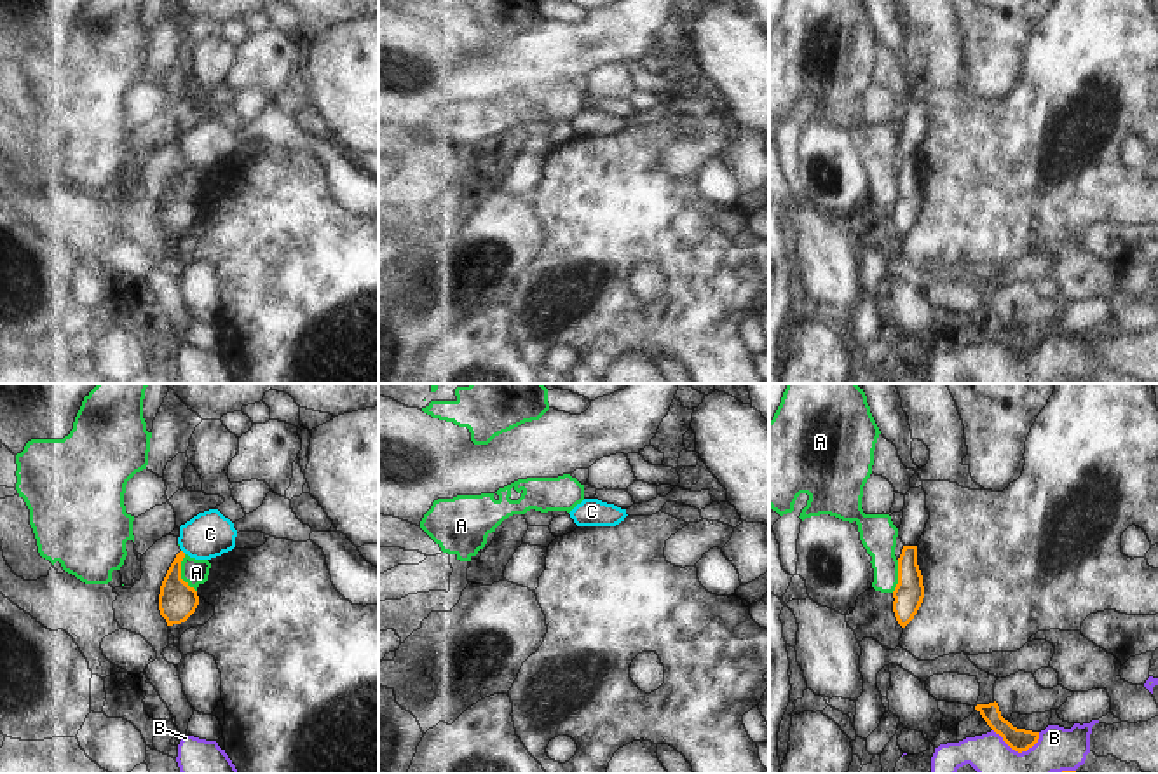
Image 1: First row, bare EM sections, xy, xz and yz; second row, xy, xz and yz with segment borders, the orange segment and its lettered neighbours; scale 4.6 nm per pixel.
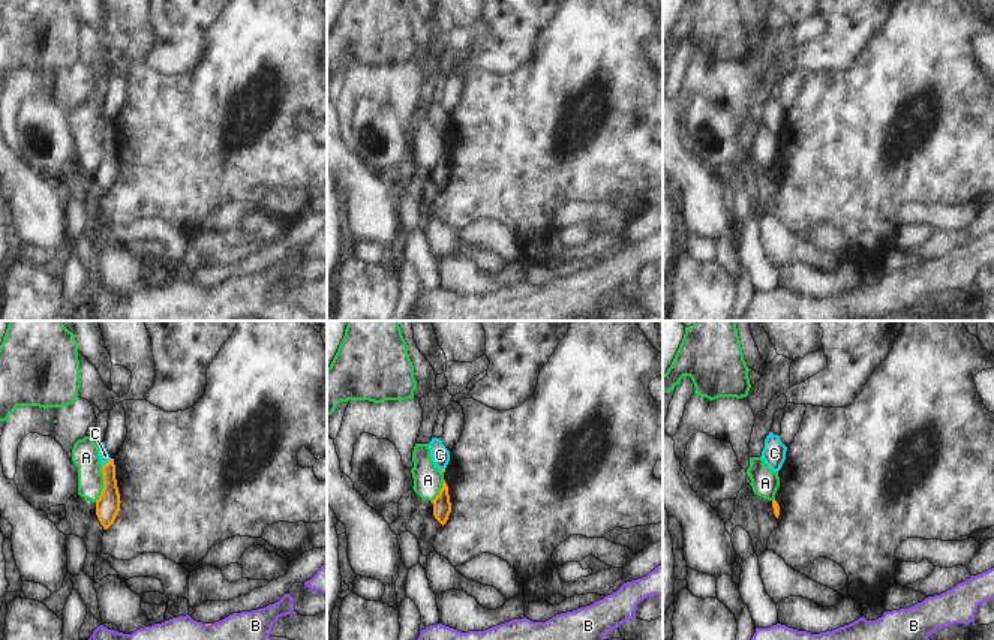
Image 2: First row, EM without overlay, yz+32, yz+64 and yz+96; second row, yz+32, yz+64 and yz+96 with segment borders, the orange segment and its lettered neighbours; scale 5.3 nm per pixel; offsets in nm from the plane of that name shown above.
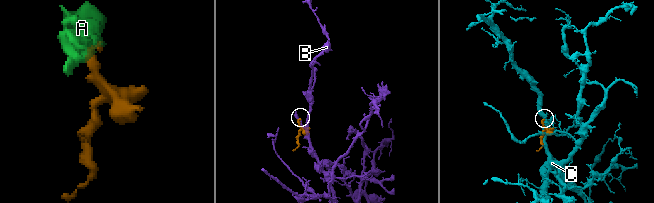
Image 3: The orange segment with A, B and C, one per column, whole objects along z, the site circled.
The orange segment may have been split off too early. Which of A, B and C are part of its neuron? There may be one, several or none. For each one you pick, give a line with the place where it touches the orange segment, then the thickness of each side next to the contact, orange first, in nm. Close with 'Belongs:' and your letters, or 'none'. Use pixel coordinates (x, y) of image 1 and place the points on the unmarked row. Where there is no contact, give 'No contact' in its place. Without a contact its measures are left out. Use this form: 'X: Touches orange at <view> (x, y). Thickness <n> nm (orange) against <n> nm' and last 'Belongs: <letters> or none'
Belongs: none.

